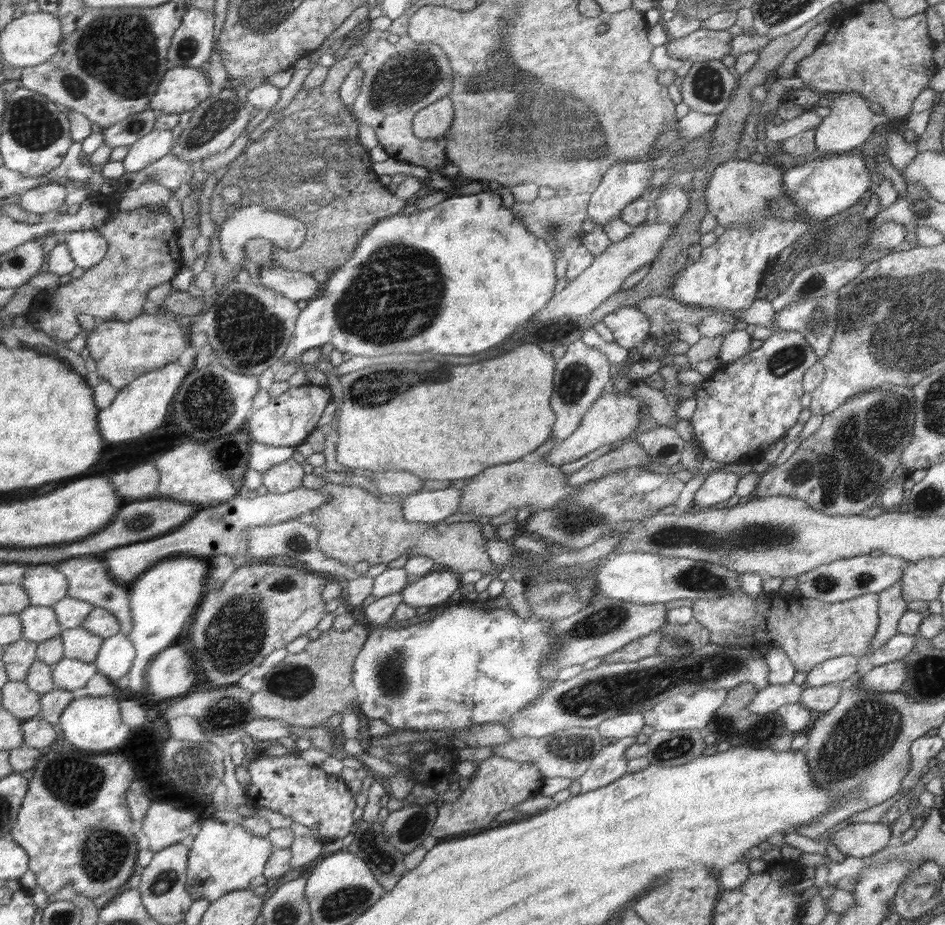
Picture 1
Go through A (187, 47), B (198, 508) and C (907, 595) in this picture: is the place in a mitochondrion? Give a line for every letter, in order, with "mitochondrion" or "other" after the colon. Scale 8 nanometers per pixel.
A: mitochondrion
B: other
C: other

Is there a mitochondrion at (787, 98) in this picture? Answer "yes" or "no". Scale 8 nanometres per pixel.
no

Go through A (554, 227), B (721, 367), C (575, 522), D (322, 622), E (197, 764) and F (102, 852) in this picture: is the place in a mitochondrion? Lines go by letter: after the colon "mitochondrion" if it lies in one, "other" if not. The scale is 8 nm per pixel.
A: mitochondrion
B: other
C: mitochondrion
D: other
E: mitochondrion
F: mitochondrion

